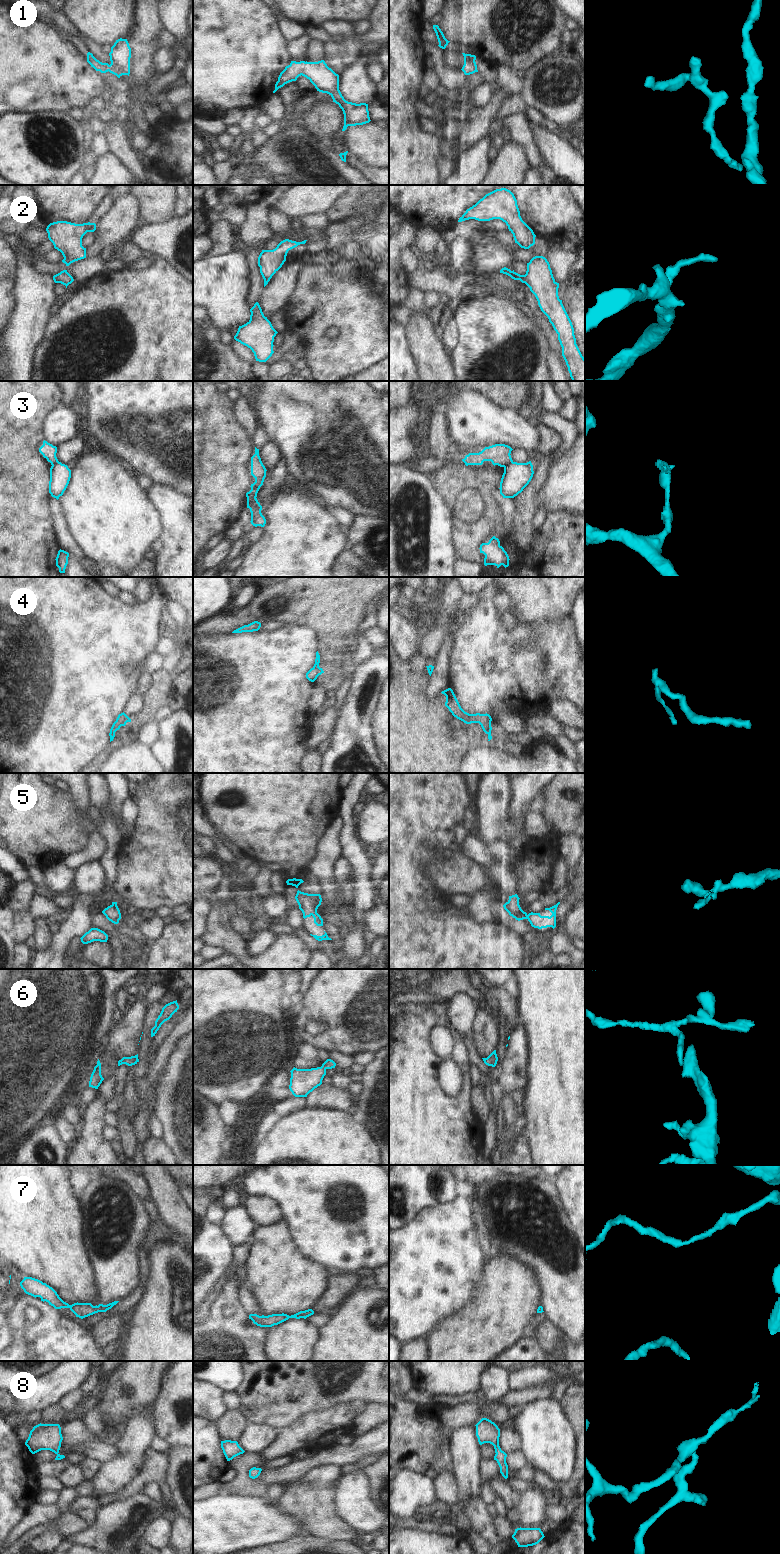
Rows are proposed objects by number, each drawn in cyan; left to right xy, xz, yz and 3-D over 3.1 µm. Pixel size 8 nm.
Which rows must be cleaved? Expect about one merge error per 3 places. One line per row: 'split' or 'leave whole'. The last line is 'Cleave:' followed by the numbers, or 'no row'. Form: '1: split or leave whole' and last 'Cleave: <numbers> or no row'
1: leave whole
2: leave whole
3: split
4: leave whole
5: leave whole
6: leave whole
7: leave whole
8: leave whole
Cleave: 3

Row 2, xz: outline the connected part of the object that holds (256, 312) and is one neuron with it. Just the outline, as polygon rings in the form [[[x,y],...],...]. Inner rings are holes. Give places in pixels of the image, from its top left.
[[[258,302],[250,309],[250,320],[239,326],[234,339],[254,353],[256,361],[266,362],[274,353],[274,337],[278,333],[264,316]]]

